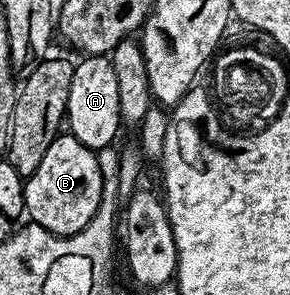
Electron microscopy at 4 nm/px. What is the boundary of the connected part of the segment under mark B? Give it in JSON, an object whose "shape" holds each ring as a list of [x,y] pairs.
{"shape":[[[59,133],[48,145],[40,169],[25,180],[26,209],[29,222],[40,225],[53,235],[75,235],[92,221],[102,200],[102,174],[95,152],[88,145],[80,145],[69,133]]]}

